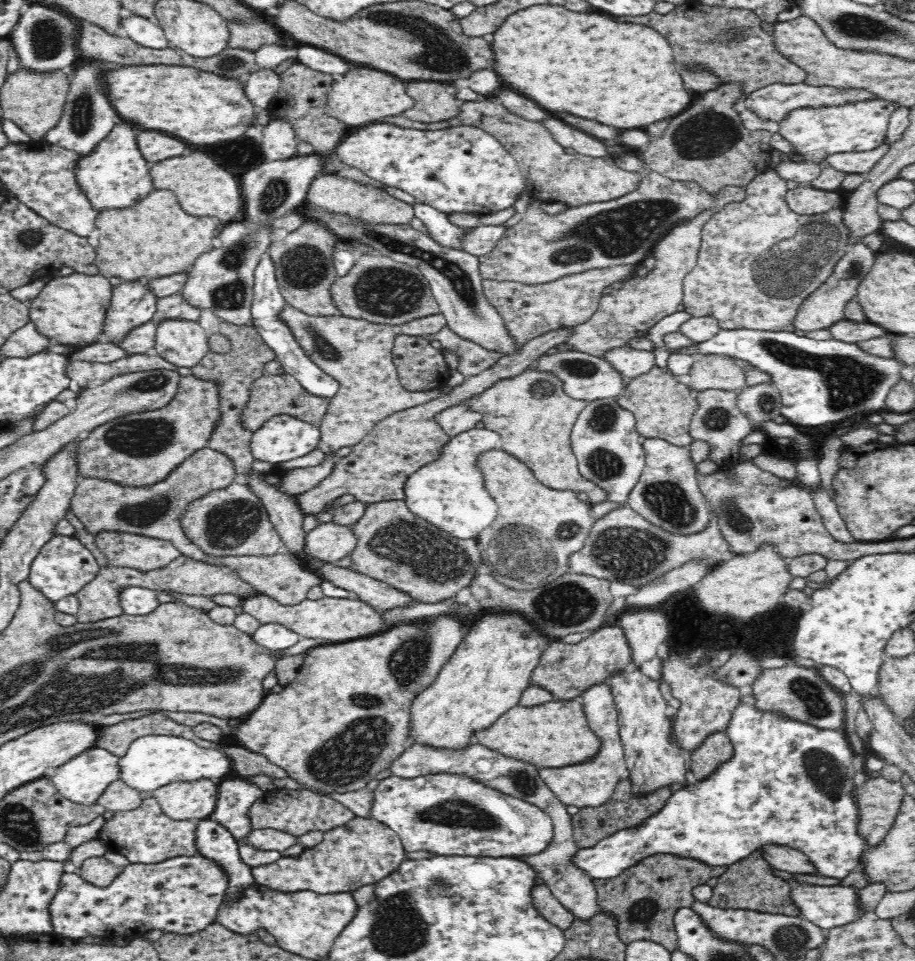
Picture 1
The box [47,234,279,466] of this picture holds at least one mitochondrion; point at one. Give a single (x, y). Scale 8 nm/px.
(136, 438)

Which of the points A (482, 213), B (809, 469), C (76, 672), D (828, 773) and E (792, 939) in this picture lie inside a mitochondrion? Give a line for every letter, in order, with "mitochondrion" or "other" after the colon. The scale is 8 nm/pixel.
A: other
B: other
C: mitochondrion
D: mitochondrion
E: mitochondrion

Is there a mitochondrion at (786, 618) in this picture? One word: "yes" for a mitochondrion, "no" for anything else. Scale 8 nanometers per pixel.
yes

